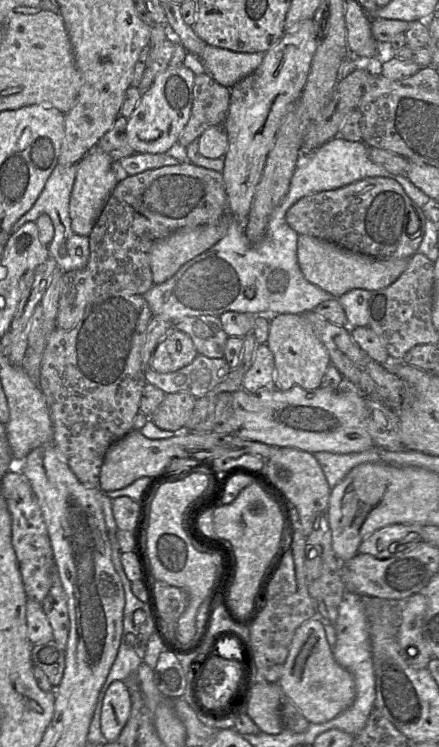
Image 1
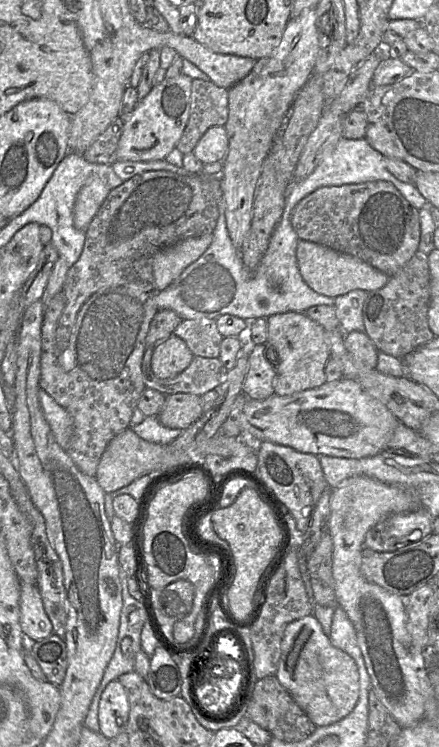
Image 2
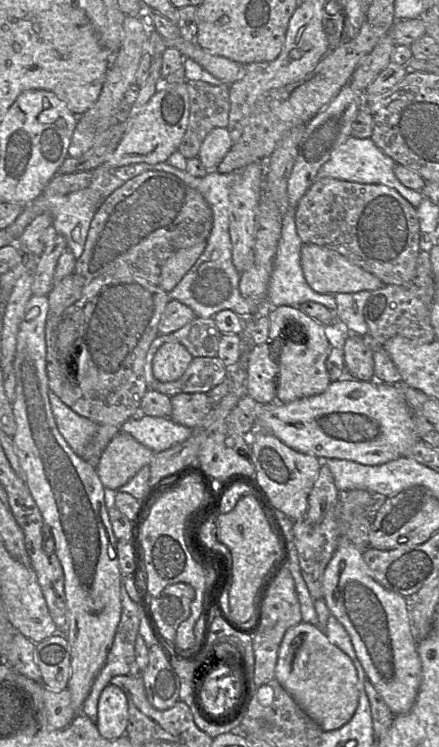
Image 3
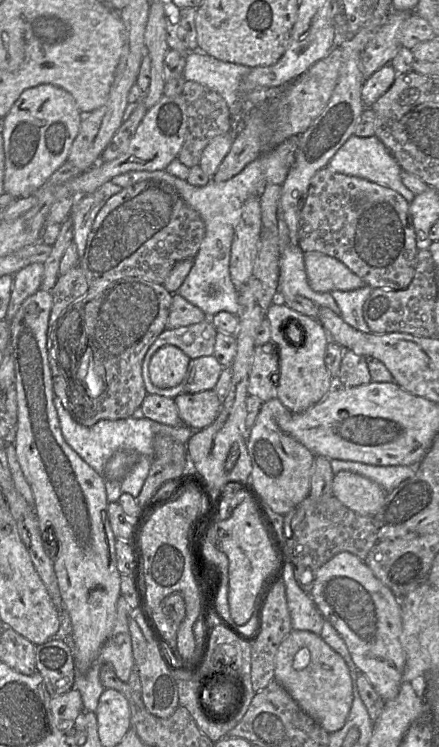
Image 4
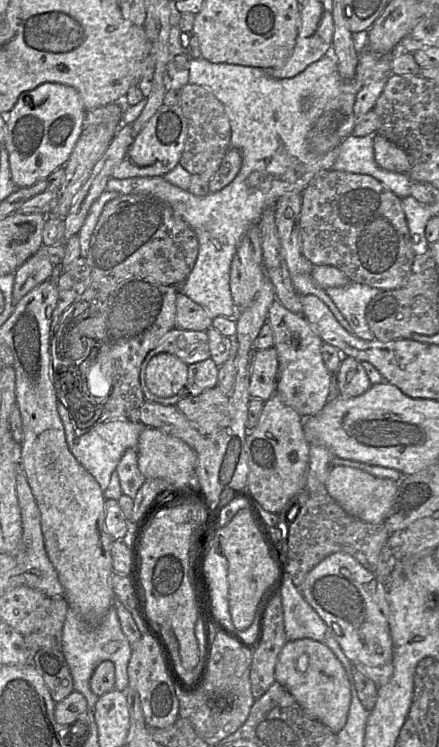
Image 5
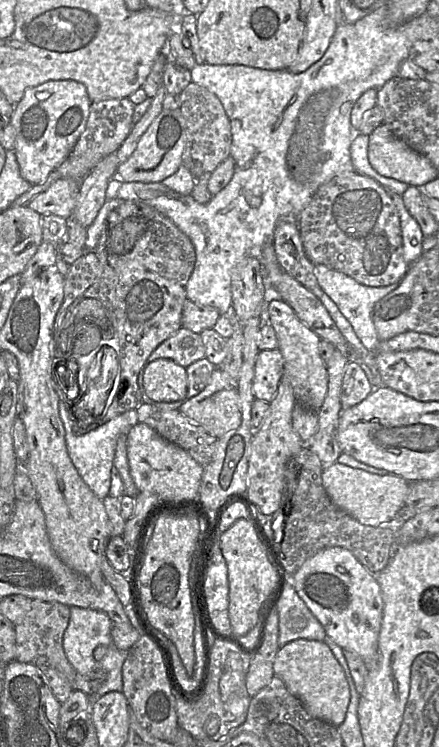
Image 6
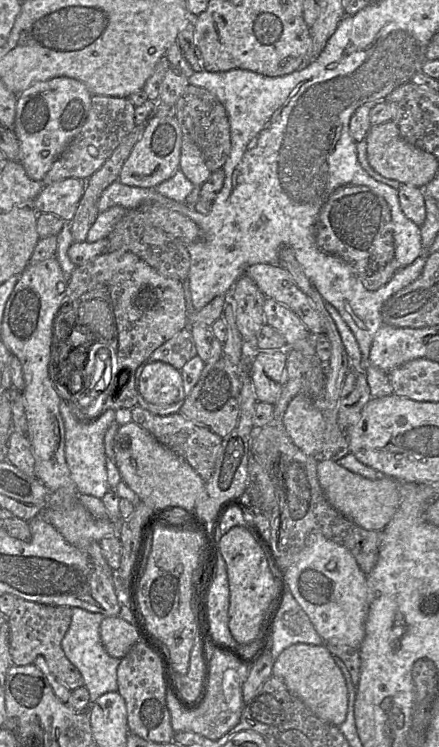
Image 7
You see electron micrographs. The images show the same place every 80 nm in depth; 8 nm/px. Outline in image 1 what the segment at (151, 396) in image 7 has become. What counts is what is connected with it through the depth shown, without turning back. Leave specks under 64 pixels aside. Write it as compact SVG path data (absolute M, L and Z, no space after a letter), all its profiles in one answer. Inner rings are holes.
M173 327L156 346L150 366L158 373L174 373L190 365L197 355L191 338Z

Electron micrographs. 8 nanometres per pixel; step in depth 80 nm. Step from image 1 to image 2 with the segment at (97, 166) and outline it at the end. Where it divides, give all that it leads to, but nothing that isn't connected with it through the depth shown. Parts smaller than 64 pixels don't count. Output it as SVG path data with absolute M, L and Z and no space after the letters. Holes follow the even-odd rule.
M91 176L80 189L73 208L73 222L78 230L87 230L111 190L97 176Z

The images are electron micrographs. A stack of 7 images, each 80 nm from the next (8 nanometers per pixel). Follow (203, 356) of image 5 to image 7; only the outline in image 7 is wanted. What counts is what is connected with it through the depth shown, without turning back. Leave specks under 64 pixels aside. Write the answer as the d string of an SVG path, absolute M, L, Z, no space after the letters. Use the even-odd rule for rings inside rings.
M188 326L156 349L146 363L161 361L180 371L195 356L196 345Z

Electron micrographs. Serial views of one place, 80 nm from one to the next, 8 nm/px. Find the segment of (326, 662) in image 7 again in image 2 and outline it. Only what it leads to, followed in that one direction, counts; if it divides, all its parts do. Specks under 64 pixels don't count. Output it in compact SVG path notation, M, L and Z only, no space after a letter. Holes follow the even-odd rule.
M314 615L290 623L281 642L276 678L316 727L348 716L359 699L359 672L354 659L332 645Z

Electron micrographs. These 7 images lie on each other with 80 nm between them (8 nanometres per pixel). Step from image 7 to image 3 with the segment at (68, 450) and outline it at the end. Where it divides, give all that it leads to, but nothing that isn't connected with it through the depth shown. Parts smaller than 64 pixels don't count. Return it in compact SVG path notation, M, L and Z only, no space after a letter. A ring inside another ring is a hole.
M51 391L49 401L60 434L70 448L82 457L99 426L75 413ZM146 415L140 420L129 418L121 425L120 431L130 434L154 454L185 441L191 434L190 428L177 424L170 418Z

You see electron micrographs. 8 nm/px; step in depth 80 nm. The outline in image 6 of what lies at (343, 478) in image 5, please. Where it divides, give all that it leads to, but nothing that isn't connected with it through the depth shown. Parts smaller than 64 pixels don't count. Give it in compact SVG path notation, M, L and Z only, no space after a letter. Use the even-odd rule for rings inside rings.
M333 463L322 471L323 487L335 506L363 525L391 525L403 506L408 482L396 475L377 475L343 464Z

